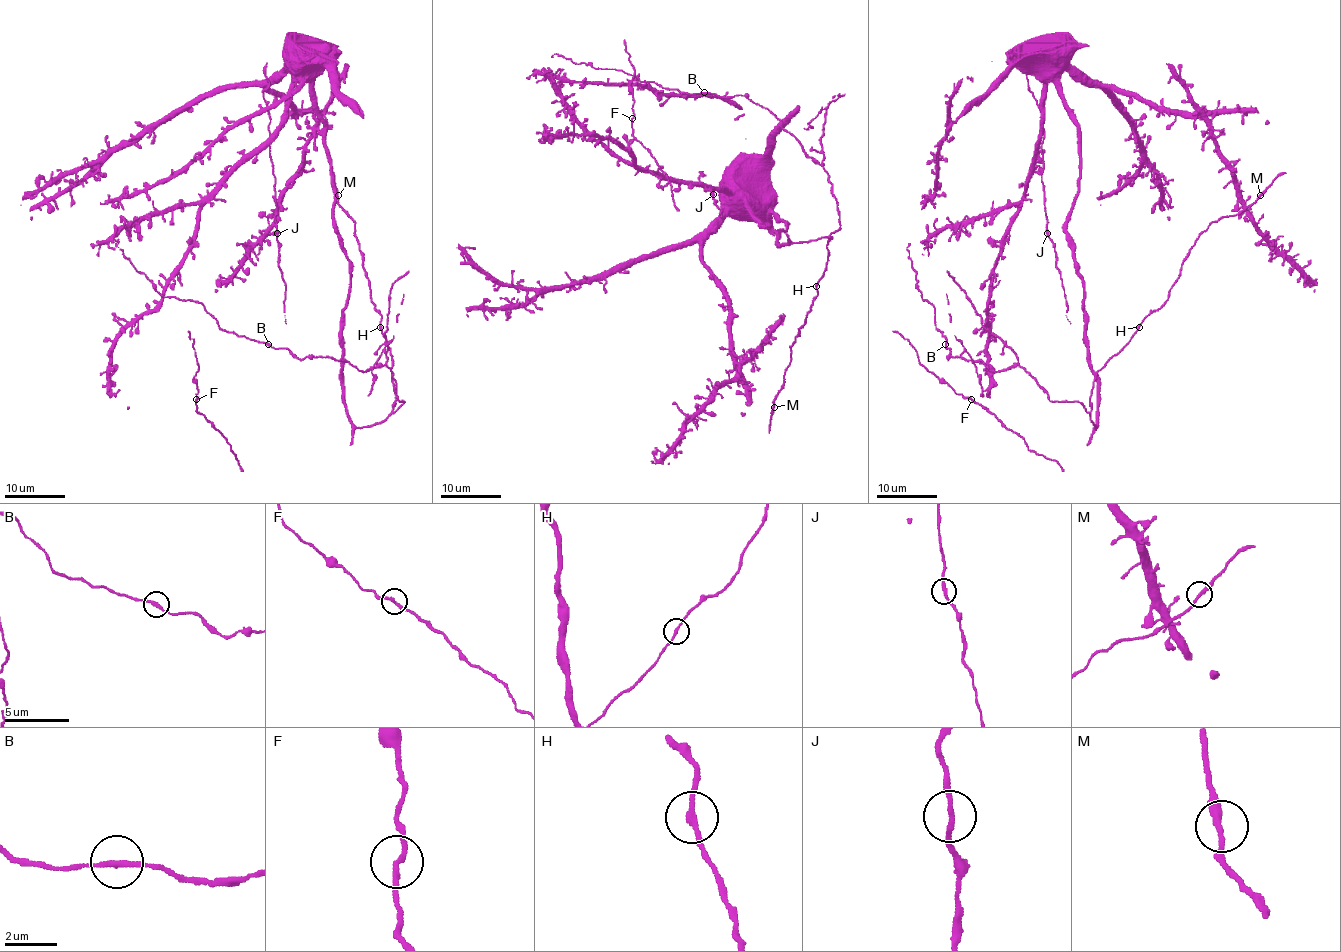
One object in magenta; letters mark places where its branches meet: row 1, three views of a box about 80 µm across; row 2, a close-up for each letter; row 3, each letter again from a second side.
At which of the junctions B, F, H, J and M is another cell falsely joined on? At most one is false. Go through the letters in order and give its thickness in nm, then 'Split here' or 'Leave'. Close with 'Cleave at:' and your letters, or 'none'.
B: Thickness 200 nm. Leave
F: Thickness 200 nm. Leave
H: Thickness 190 nm. Leave
J: Thickness 200 nm. Leave
M: Thickness 240 nm. Leave
Cleave at: none

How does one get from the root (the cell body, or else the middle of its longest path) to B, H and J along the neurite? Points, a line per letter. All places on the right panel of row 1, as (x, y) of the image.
B: (1077, 262), (1095, 427), (1080, 402), (1051, 401), (1019, 365), (992, 371), (948, 358), (945, 343)
H: (1077, 262), (1086, 310), (1087, 362), (1096, 378), (1095, 427), (1090, 419), (1090, 392), (1096, 372), (1139, 327)
J: (1077, 262), (1066, 224), (1078, 189), (1080, 124), (1052, 82), (1045, 83), (1040, 139), (1046, 233)

